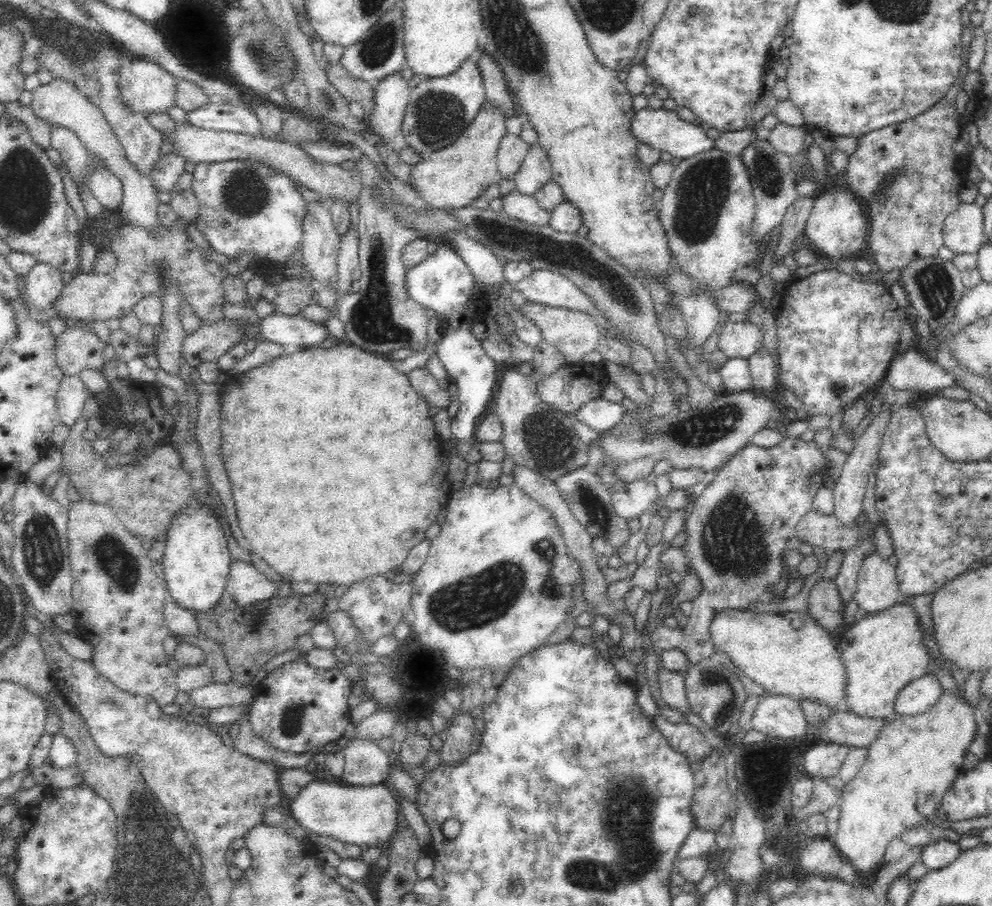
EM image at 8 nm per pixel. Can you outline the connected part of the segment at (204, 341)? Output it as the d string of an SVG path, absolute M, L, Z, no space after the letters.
M220 319L204 325L184 339L181 352L191 368L205 362L216 362L234 344L245 340L245 326L242 319Z

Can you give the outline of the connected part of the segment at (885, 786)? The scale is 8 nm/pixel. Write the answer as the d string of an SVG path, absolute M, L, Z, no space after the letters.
M944 692L939 701L927 711L915 715L888 717L887 723L875 741L867 748L867 757L858 774L843 784L840 808L840 826L833 839L837 851L860 873L875 872L885 861L890 843L908 828L916 828L937 815L944 793L954 779L963 772L964 757L976 736L974 708L968 701Z

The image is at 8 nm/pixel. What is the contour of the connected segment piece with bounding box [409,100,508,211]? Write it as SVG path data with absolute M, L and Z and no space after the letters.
M487 100L476 118L467 126L464 133L451 145L431 152L427 159L422 158L411 166L409 185L432 209L458 210L472 204L491 184L500 179L497 169L497 150L500 140L507 134L506 120L493 104Z

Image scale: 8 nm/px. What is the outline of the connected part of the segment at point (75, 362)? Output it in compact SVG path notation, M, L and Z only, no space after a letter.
M89 320L70 321L69 327L56 340L56 363L65 376L104 366L105 344L91 330Z

